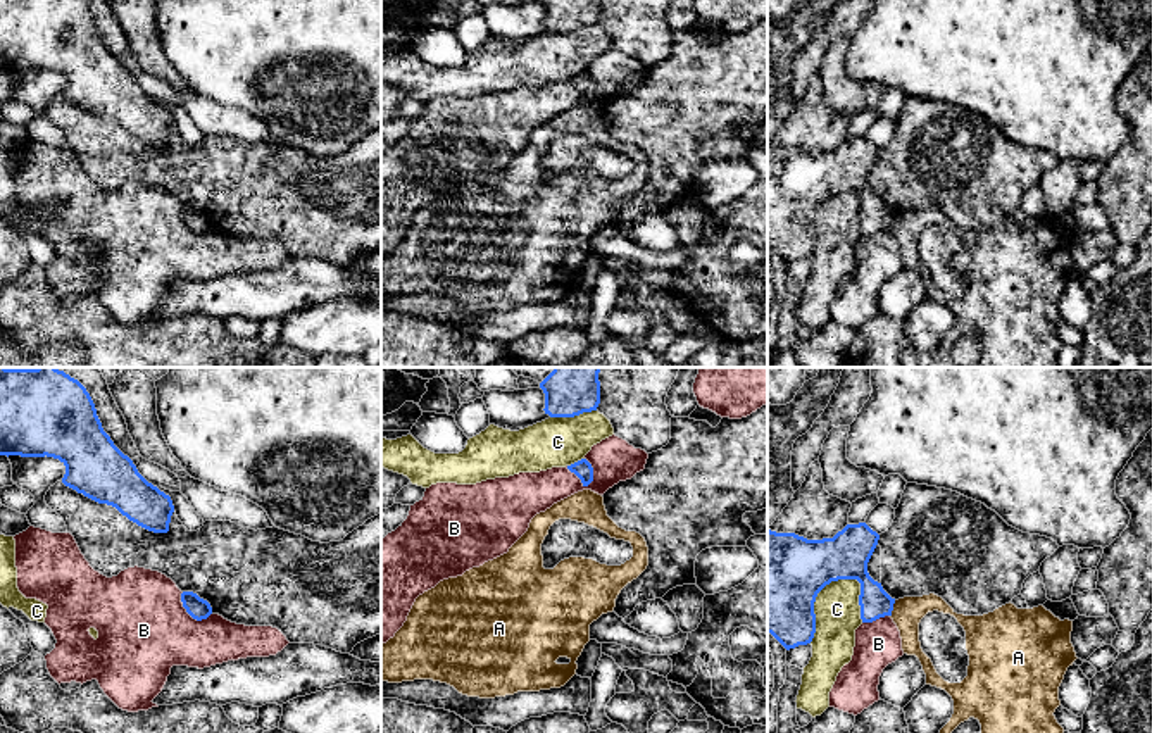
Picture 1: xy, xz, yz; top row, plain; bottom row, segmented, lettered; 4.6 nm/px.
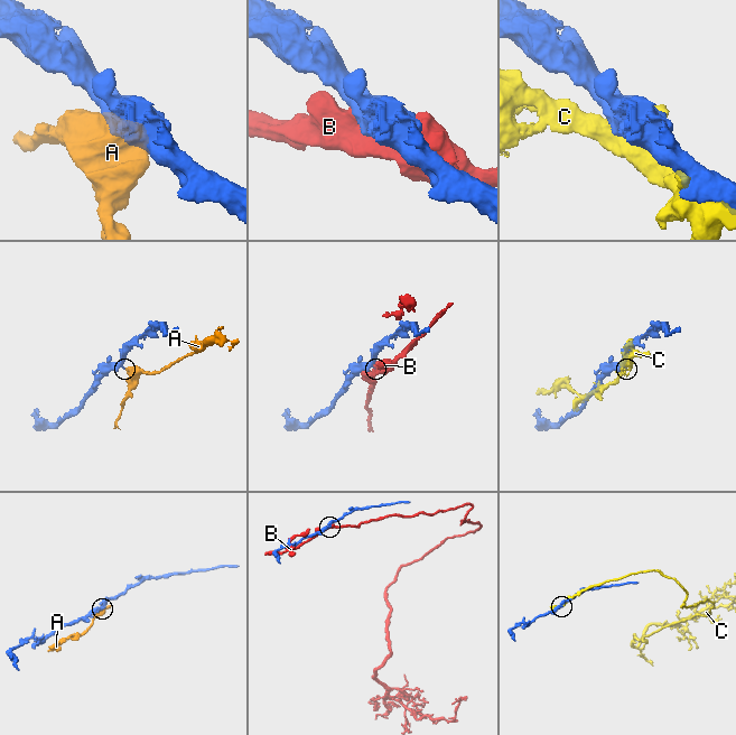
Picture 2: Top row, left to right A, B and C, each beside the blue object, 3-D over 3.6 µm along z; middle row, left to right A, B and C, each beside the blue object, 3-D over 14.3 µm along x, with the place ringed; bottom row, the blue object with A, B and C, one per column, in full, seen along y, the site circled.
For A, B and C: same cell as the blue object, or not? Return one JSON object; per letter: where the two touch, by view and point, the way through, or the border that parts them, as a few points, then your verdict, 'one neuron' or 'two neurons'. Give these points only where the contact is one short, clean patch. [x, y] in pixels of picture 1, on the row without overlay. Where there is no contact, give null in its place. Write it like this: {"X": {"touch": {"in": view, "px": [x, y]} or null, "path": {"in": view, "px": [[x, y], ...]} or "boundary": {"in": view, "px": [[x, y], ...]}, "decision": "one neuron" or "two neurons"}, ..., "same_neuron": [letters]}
{"A": {"touch": {"in": "yz", "px": [892, 223]}, "boundary": {"in": "yz", "px": [[895, 214], [890, 230]]}, "decision": "two neurons"}, "B": {"touch": {"in": "xz", "px": [580, 92]}, "decision": "two neurons"}, "C": {"touch": {"in": "yz", "px": [814, 213]}, "decision": "two neurons"}, "same_neuron": []}

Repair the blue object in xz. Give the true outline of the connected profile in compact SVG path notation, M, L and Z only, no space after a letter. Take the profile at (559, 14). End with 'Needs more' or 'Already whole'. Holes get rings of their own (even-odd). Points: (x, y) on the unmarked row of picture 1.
M540 0L545 7L545 28L550 31L574 31L597 24L600 0Z. Already whole

